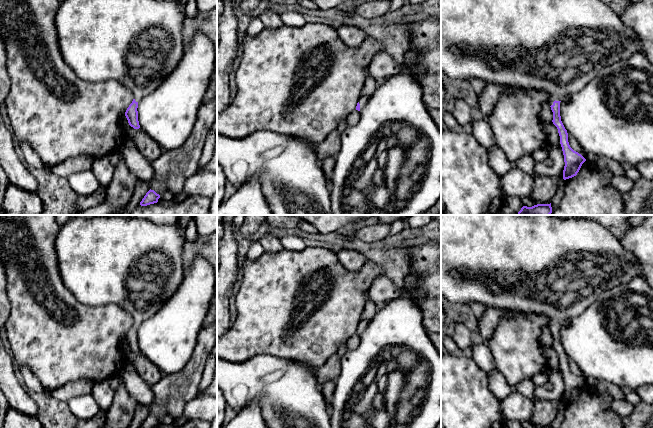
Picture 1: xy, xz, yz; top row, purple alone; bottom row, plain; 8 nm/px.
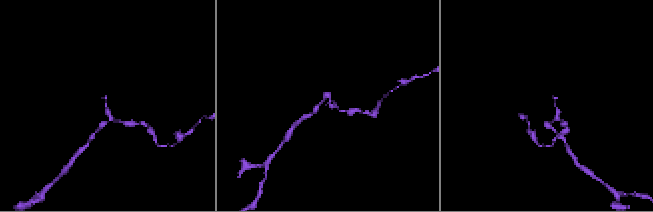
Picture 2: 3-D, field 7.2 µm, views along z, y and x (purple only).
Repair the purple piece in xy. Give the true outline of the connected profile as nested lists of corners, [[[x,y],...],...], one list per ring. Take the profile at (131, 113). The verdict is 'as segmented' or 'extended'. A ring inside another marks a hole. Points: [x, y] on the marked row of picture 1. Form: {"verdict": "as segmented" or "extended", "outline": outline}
{"verdict": "extended", "outline": [[[64,0],[58,7],[55,16],[55,26],[58,35],[58,46],[65,62],[71,67],[75,74],[87,82],[104,82],[107,80],[119,81],[133,94],[133,101],[127,108],[125,116],[128,123],[134,129],[139,129],[138,103],[147,95],[155,91],[177,67],[183,56],[182,28],[183,21],[187,17],[186,12],[182,12],[175,2],[158,0]]]}

